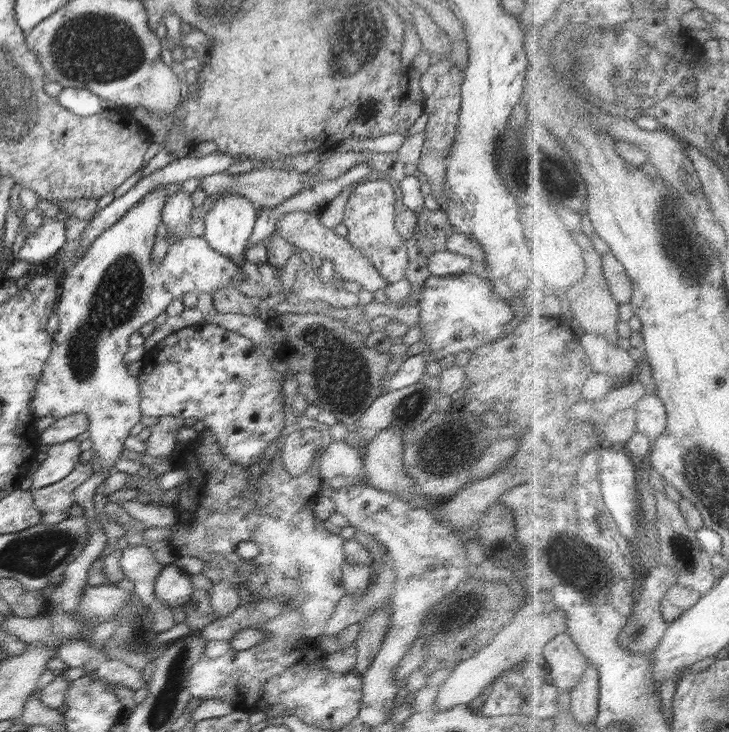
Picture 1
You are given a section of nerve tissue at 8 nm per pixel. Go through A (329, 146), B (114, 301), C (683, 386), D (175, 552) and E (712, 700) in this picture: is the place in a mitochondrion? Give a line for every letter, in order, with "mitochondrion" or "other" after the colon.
A: other
B: mitochondrion
C: other
D: other
E: mitochondrion

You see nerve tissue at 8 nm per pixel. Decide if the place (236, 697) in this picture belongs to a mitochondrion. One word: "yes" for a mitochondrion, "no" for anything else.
no

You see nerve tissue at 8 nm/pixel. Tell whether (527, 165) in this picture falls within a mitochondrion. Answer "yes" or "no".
yes

